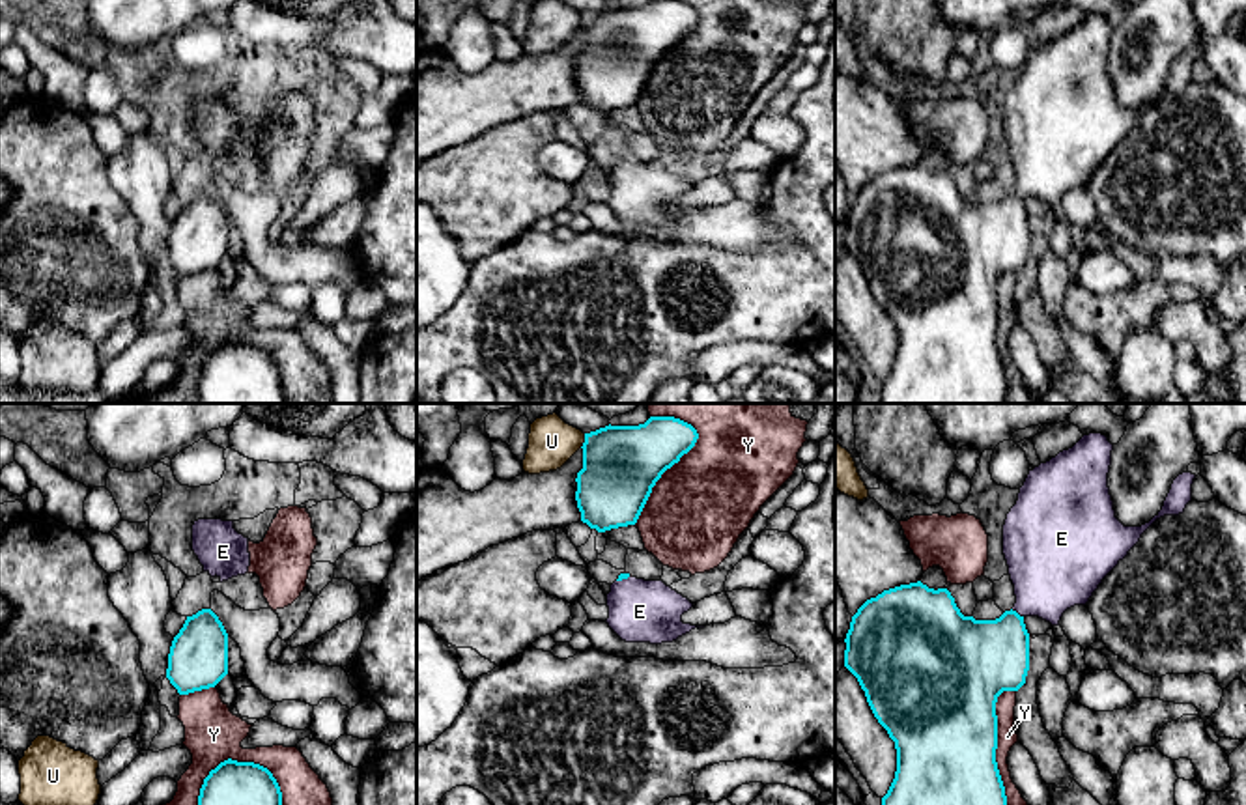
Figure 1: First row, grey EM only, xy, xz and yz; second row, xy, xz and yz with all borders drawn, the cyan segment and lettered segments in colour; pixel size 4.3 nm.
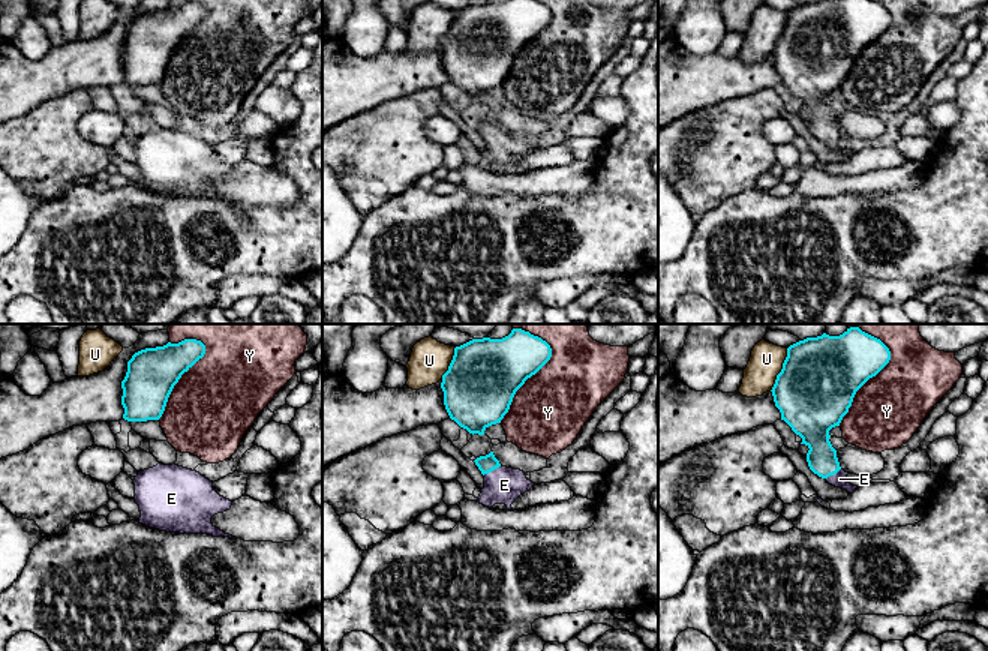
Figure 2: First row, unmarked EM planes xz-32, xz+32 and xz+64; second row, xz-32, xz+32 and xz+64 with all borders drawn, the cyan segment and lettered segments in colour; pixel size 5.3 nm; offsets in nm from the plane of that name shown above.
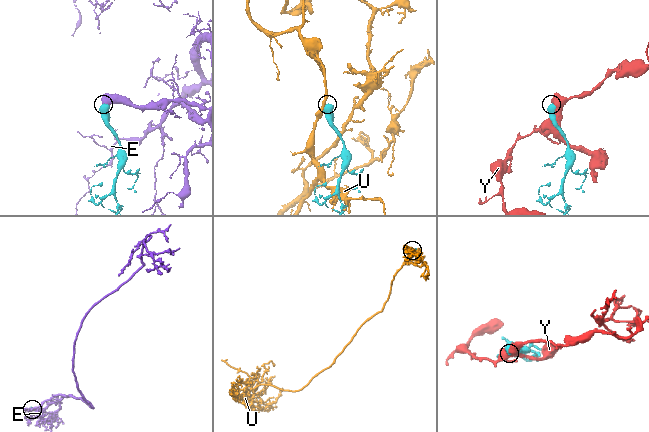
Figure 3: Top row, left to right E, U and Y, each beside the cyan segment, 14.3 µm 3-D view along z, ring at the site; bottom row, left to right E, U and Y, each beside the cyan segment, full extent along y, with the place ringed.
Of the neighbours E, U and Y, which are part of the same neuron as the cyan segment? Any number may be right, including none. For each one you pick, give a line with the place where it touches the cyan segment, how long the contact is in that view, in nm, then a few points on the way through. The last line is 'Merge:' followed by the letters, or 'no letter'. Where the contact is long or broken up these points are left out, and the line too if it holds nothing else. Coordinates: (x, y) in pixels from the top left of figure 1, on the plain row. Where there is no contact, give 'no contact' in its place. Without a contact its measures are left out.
E: meets cyan in yz at (1015, 193); contact 70 nm long; runs through yz (981, 240), (1009, 211), (1015, 193), (1045, 163), (1052, 148)
Merge: E

